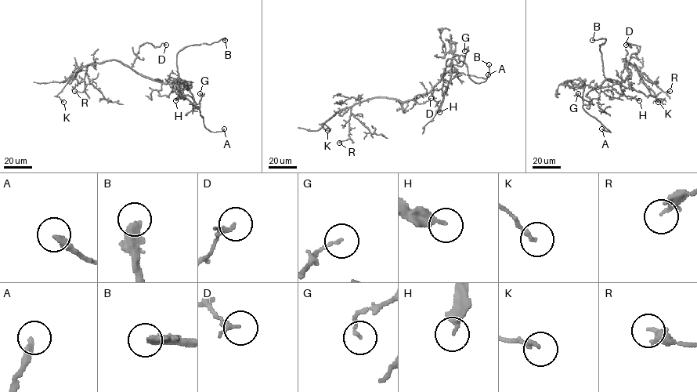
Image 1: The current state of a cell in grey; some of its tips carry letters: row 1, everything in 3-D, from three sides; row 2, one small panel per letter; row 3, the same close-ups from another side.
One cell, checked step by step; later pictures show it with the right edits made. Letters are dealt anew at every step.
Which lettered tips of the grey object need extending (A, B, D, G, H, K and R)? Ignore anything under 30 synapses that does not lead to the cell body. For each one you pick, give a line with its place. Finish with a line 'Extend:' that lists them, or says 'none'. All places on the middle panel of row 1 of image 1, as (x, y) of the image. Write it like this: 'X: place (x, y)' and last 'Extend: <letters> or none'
A: place (488, 74)
B: place (489, 64)
Extend: A, B

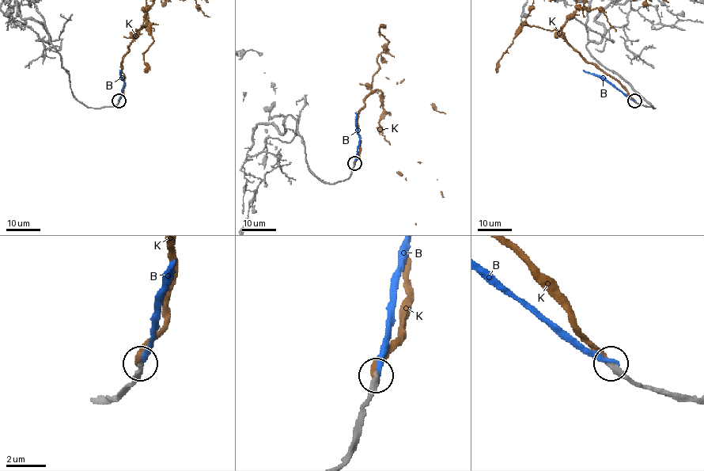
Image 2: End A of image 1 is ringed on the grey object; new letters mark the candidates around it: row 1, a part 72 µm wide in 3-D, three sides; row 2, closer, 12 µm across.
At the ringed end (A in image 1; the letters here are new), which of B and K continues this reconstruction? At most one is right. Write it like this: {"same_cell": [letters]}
{"same_cell": ["K"]}

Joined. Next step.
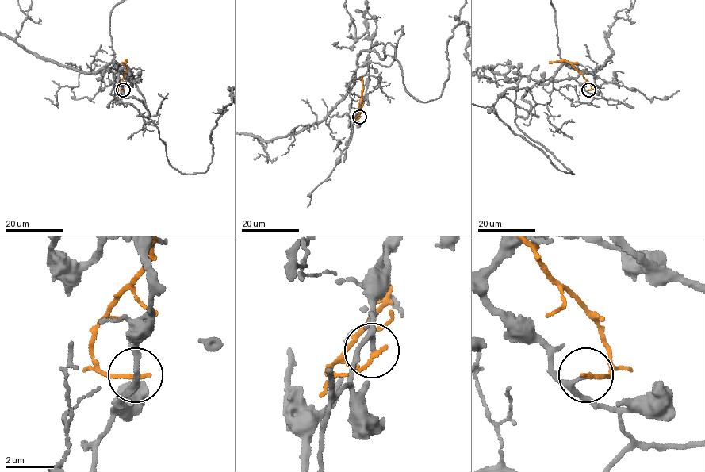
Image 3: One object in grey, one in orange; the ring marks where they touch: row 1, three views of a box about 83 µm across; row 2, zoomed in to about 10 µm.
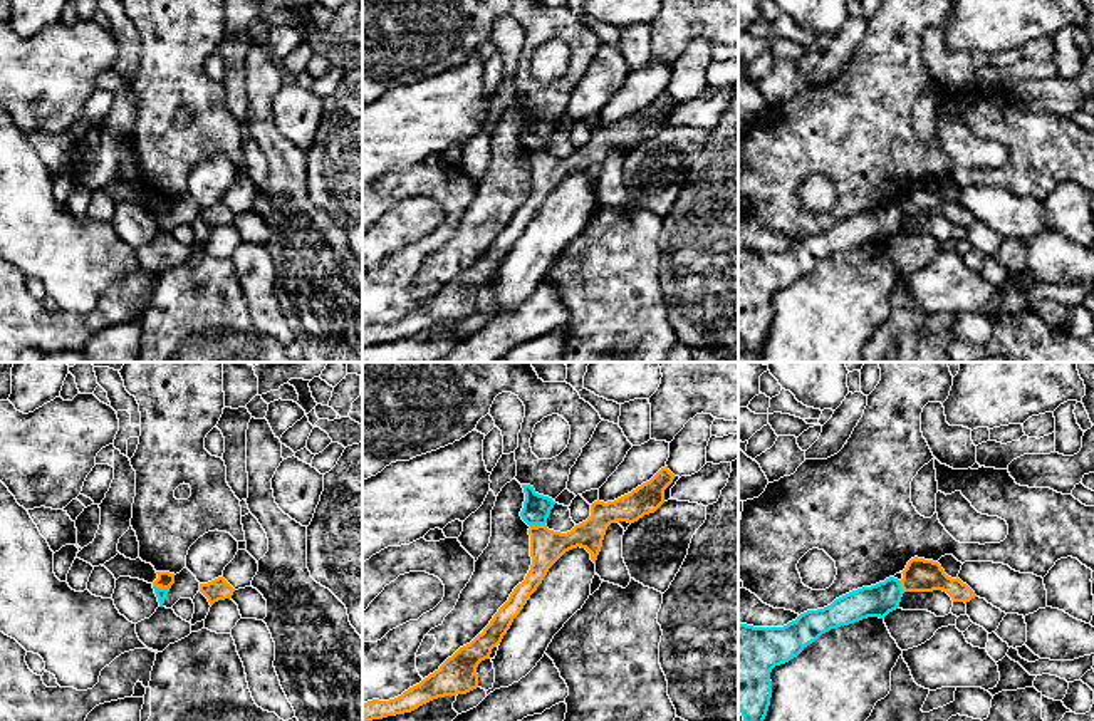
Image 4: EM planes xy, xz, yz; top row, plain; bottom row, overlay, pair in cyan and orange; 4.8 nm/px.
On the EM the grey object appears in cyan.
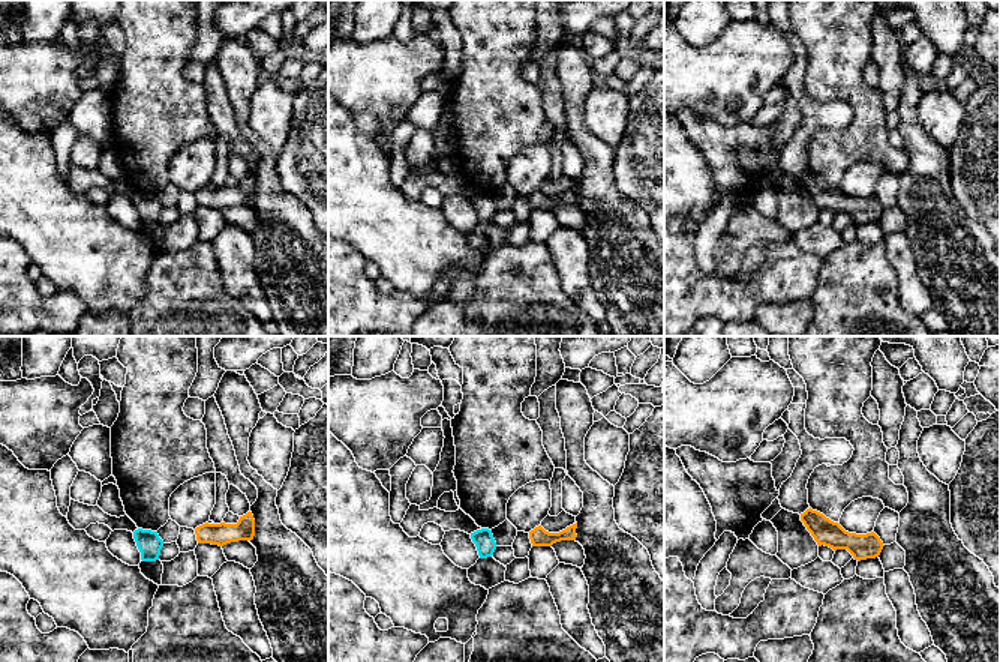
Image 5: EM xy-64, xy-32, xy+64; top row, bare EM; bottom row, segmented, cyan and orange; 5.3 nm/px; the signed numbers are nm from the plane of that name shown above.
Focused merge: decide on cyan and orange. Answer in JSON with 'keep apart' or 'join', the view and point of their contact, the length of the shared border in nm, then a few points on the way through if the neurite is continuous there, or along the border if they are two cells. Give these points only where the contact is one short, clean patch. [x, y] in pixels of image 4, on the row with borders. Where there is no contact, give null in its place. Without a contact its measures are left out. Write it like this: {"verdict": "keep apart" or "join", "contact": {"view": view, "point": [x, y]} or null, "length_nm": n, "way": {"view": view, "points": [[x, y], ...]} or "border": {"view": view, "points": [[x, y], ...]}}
{"verdict": "keep apart", "contact": {"view": "xy", "point": [160, 587]}, "length_nm": 80, "border": {"view": "xy", "points": [[153, 586], [168, 591]]}}

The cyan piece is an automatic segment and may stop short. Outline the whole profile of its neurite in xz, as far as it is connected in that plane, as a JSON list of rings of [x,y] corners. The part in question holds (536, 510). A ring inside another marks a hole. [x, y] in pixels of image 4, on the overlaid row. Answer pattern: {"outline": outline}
{"outline": [[[522,485],[522,488],[525,493],[524,508],[520,511],[522,520],[529,526],[545,525],[555,501],[549,496],[539,495],[530,485]]]}

